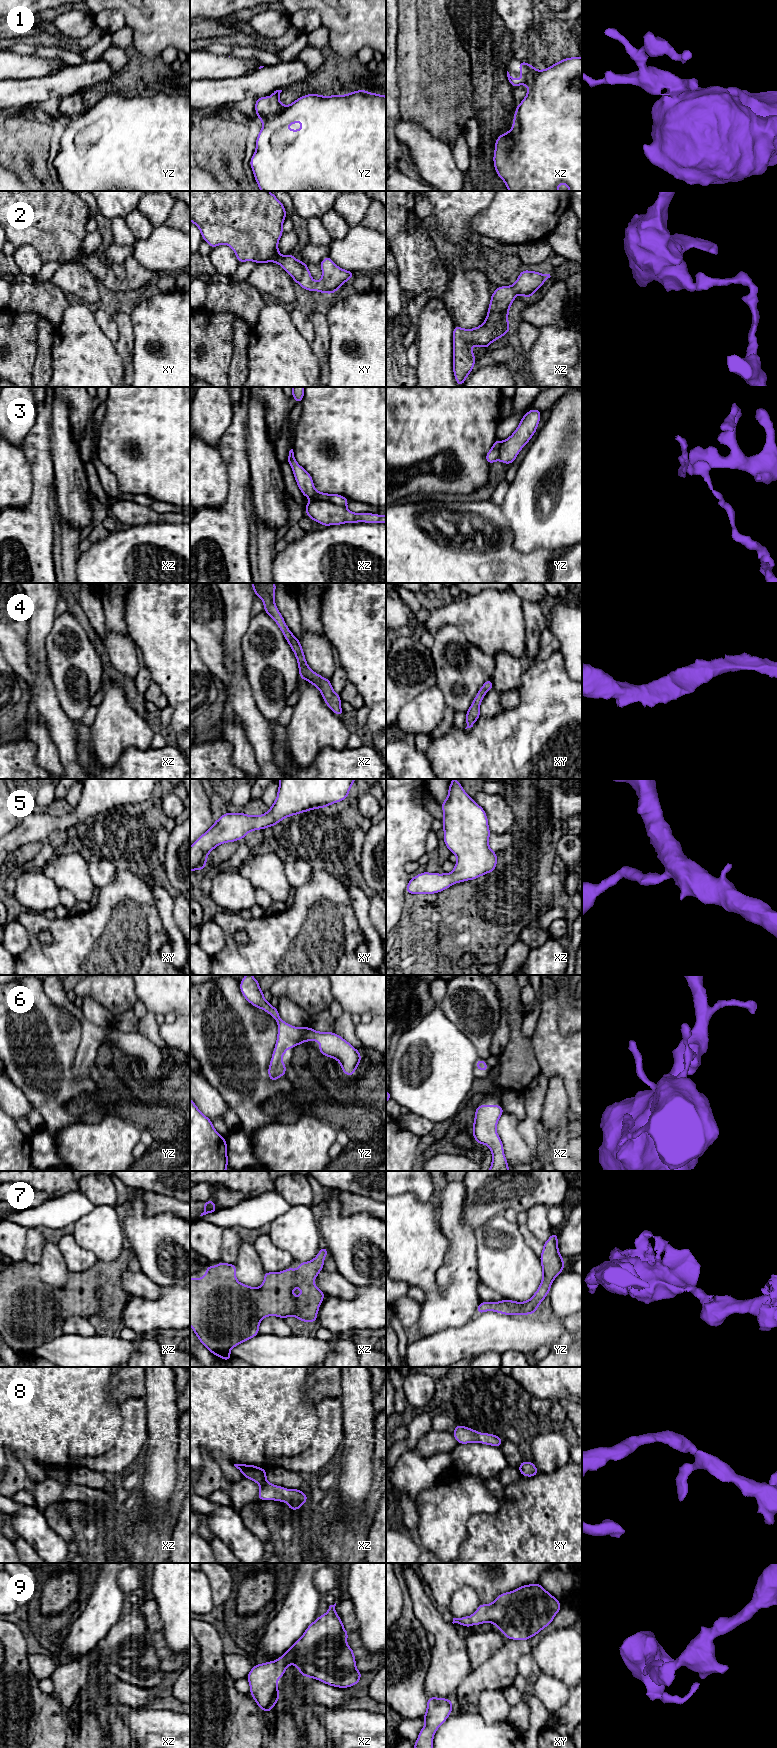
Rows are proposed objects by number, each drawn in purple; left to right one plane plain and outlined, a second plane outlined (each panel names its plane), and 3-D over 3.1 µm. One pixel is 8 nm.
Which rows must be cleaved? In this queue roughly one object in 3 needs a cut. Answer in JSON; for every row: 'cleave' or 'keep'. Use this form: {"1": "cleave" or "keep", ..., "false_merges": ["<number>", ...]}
{"1": "keep", "2": "keep", "3": "cleave", "4": "keep", "5": "keep", "6": "keep", "7": "keep", "8": "keep", "9": "keep", "false_merges": ["3"]}

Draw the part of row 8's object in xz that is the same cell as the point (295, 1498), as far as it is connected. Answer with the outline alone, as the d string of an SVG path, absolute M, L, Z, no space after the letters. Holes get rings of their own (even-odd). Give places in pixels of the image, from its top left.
M234 1464L243 1475L260 1485L258 1500L275 1500L278 1502L285 1501L290 1510L299 1510L308 1500L308 1496L298 1489L285 1489L269 1483L266 1480L267 1471L256 1465Z

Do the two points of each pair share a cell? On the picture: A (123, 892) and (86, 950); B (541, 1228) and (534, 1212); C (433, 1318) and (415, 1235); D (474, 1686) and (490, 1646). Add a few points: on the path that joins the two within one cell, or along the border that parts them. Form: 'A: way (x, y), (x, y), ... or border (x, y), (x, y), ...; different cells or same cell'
A: way (109, 906), (108, 925), (97, 936); same cell
B: way (538, 1224), (537, 1216); same cell
C: border (438, 1270), (436, 1274), (437, 1288), (425, 1293); different cells
D: border (502, 1646), (472, 1670); different cells

